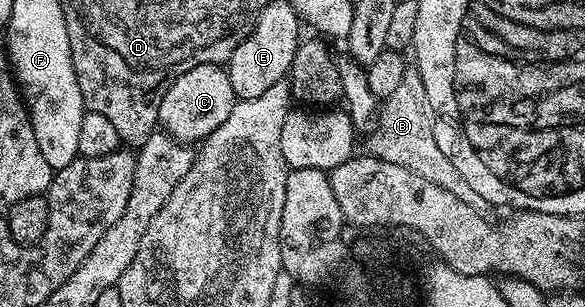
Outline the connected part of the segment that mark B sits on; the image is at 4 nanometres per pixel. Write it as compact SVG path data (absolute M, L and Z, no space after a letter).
M407 67L404 78L400 81L400 86L392 95L381 101L376 112L376 123L374 133L366 140L365 151L369 155L380 158L384 162L392 162L396 166L404 166L404 170L412 170L420 174L420 178L428 178L428 182L436 182L448 194L456 194L460 202L472 206L472 210L482 212L487 207L486 200L460 178L456 166L440 151L440 146L436 146L434 137L433 115L426 107L426 95L424 94L424 78L420 78L417 67Z

